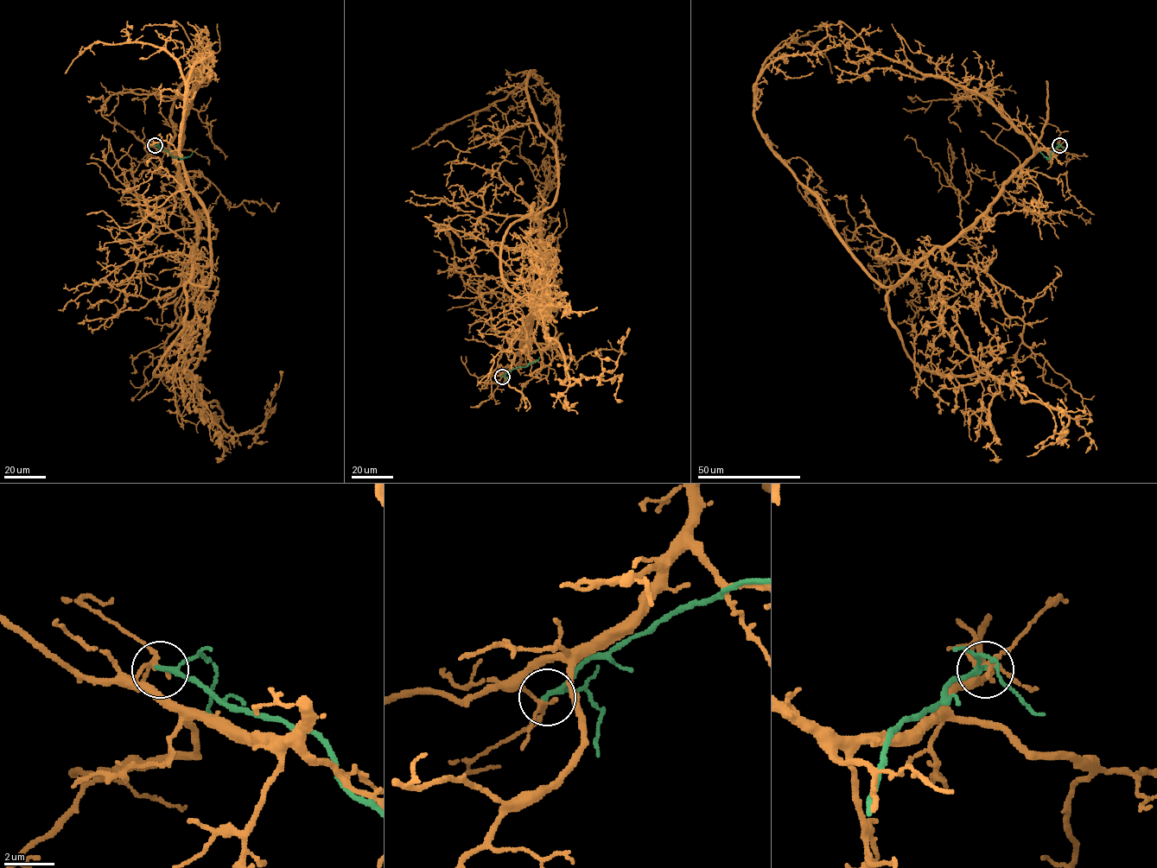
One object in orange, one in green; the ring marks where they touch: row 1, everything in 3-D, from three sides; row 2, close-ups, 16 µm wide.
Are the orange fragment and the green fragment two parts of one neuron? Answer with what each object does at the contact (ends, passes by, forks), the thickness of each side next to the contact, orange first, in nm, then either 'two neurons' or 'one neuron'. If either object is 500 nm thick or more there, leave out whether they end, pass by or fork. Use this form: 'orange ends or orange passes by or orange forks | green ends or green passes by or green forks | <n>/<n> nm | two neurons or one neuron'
orange forks | green passes by | 150/170 nm | two neurons

